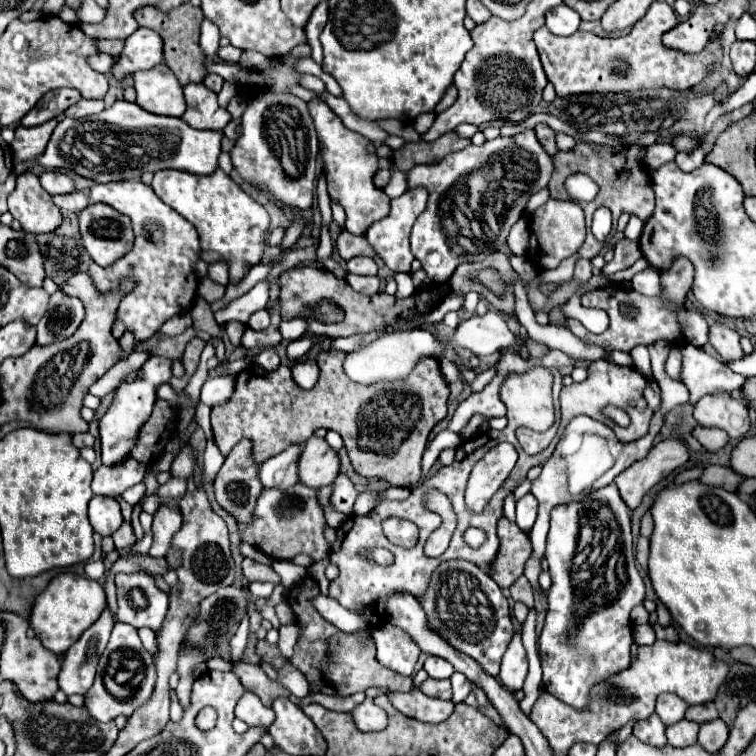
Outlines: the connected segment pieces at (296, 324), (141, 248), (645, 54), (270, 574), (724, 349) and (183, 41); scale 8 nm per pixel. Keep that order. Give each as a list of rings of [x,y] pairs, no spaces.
[[[293,319],[293,321],[281,321],[279,325],[279,331],[283,335],[283,339],[287,341],[295,341],[299,337],[303,337],[307,333],[307,325],[305,325],[305,319]]]
[[[141,181],[95,183],[91,187],[91,201],[107,203],[119,213],[131,217],[135,231],[133,249],[109,267],[91,263],[89,275],[99,293],[117,291],[125,279],[135,281],[133,291],[129,291],[119,303],[119,319],[135,333],[137,341],[145,341],[155,331],[159,331],[165,321],[187,313],[197,299],[199,277],[195,273],[195,263],[201,257],[197,229],[175,209],[165,205],[153,193],[153,189]]]
[[[653,1],[643,19],[623,37],[597,37],[593,33],[577,31],[571,37],[555,37],[545,27],[537,29],[533,39],[549,83],[559,97],[575,93],[619,93],[641,87],[671,87],[689,89],[697,85],[721,59],[721,45],[711,37],[709,45],[697,55],[685,55],[663,47],[661,35],[677,25],[675,11],[667,3]]]
[[[249,557],[243,559],[243,575],[251,581],[255,581],[255,579],[279,579],[279,577],[275,577],[275,571],[270,566],[261,565]]]
[[[713,325],[709,327],[709,341],[713,343],[713,347],[717,349],[717,353],[721,355],[721,359],[727,363],[731,361],[739,361],[745,357],[741,345],[739,345],[739,335],[737,331],[725,327],[725,325]]]
[[[187,3],[187,5],[181,5],[179,9],[173,9],[171,13],[161,13],[155,7],[143,7],[135,13],[135,19],[139,19],[139,25],[155,29],[163,37],[165,63],[175,73],[179,83],[187,85],[187,83],[203,81],[203,77],[207,75],[207,69],[205,69],[205,55],[201,53],[201,47],[199,47],[199,29],[203,21],[201,7],[193,7],[191,3]]]

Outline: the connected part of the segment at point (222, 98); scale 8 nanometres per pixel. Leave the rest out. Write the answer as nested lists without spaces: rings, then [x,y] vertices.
[[[225,81],[221,91],[217,94],[218,103],[221,107],[226,108],[229,101],[237,95],[237,88],[234,83]]]

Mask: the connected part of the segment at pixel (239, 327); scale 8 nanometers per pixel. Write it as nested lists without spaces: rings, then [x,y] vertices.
[[[229,321],[225,329],[227,329],[227,337],[233,343],[233,347],[241,347],[241,337],[243,337],[247,325],[243,325],[239,321]]]

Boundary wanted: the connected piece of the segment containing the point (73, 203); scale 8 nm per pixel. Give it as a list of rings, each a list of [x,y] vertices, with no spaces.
[[[73,191],[73,193],[67,193],[67,195],[55,195],[53,201],[59,209],[67,209],[67,211],[73,211],[73,213],[83,211],[89,205],[89,197],[83,191]]]

